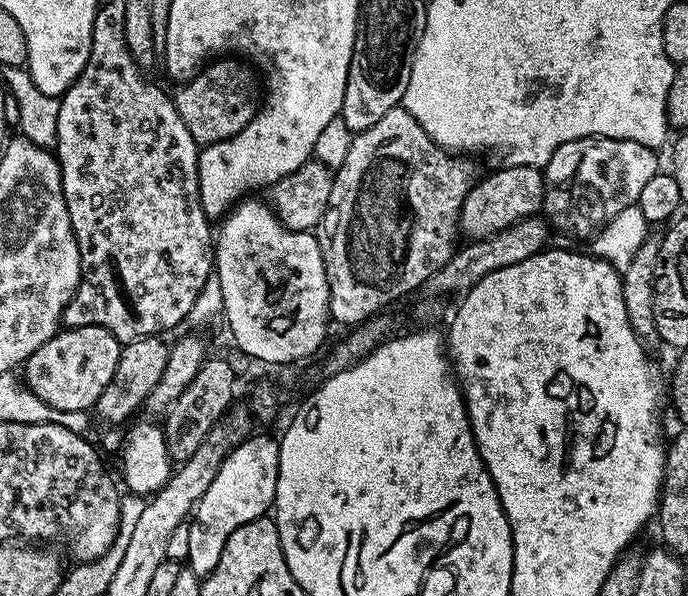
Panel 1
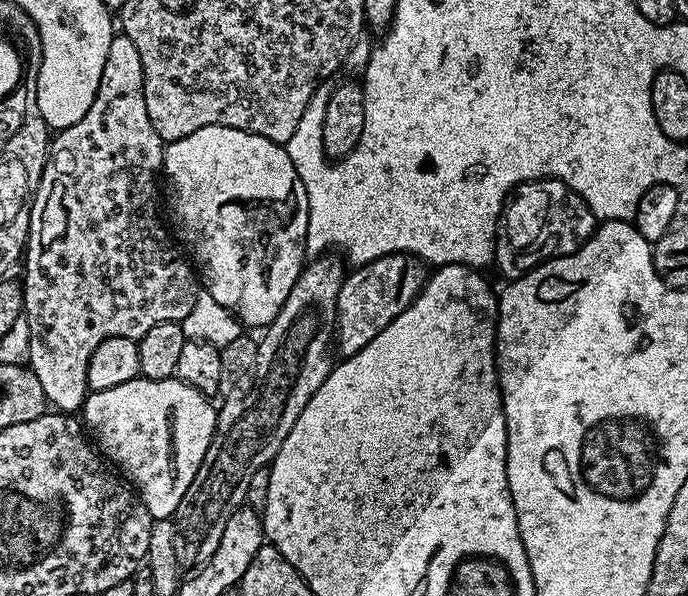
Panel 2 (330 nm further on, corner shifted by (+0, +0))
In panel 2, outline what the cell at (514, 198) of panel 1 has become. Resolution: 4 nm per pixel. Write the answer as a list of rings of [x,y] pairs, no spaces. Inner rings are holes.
[[[407,252],[390,254],[369,264],[353,267],[345,275],[338,290],[335,351],[344,358],[358,354],[358,350],[365,348],[374,337],[382,334],[382,330],[386,330],[386,326],[390,326],[390,322],[394,322],[394,318],[402,314],[402,310],[416,301],[416,295],[424,288],[425,279],[424,261]]]

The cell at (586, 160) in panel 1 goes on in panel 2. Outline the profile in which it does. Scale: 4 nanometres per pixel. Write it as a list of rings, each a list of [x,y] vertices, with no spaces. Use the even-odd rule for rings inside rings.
[[[528,180],[512,189],[496,226],[496,259],[507,278],[524,275],[553,256],[568,256],[582,247],[598,227],[588,203],[560,180]]]

